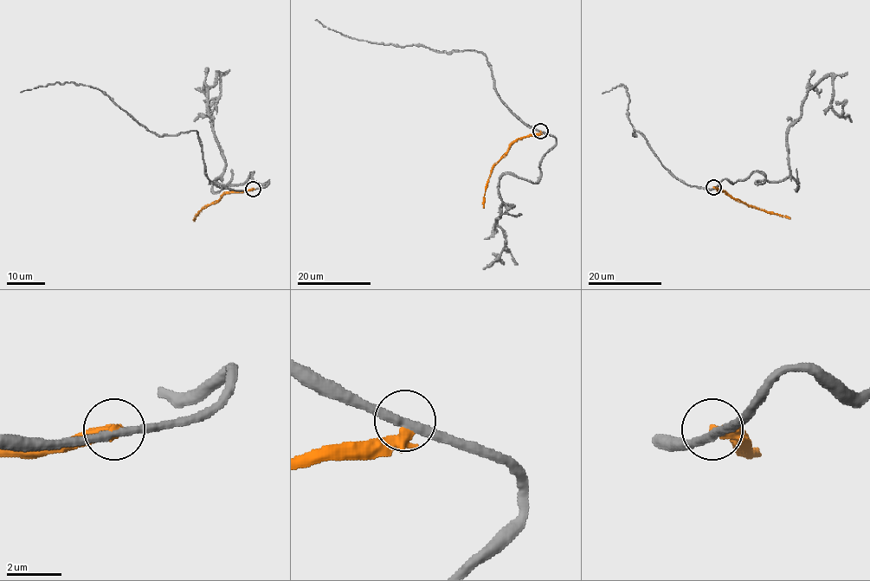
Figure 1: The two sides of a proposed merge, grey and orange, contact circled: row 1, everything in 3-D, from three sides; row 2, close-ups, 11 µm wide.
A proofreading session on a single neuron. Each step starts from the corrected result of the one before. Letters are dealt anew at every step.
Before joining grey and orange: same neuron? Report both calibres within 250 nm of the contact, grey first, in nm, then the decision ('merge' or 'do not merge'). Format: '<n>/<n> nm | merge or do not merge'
320/420 nm | do not merge

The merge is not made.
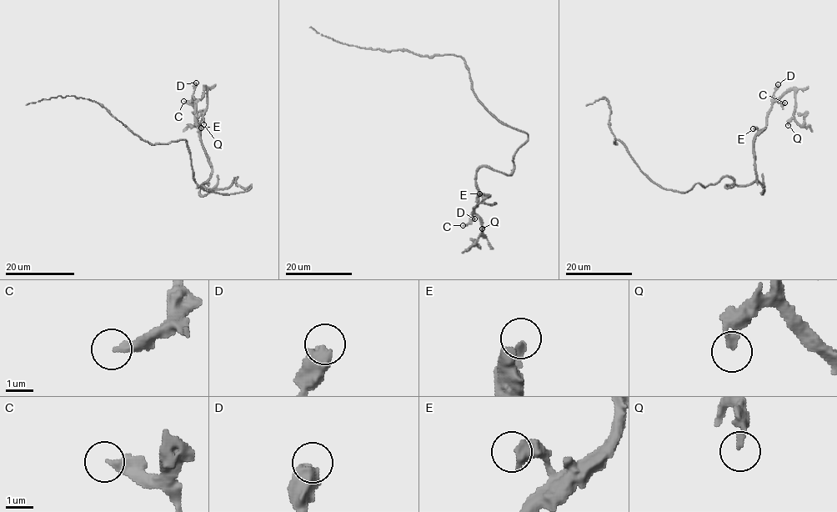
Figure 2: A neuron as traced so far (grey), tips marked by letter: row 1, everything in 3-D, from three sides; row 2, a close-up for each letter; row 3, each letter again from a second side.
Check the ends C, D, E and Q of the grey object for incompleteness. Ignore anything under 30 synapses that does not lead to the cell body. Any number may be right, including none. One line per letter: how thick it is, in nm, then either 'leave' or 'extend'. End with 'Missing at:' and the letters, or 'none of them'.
C: 320 nm | leave
D: 600 nm | leave
E: 440 nm | leave
Q: 170 nm | leave
Missing at: none of them

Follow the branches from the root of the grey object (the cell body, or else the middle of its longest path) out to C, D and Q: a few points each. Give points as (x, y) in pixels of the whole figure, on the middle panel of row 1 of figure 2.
C: (524, 133), (528, 140), (509, 174), (485, 166), (477, 172), (476, 188), (489, 195), (478, 196), (463, 225)
D: (524, 133), (528, 140), (509, 174), (485, 166), (477, 172), (476, 188), (489, 195), (478, 196), (474, 218)
Q: (524, 133), (509, 174), (477, 172), (476, 188), (489, 195), (474, 207), (482, 228)

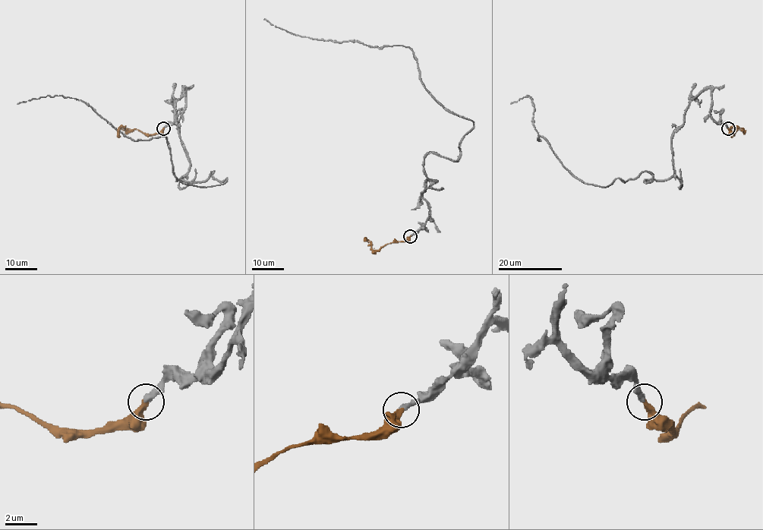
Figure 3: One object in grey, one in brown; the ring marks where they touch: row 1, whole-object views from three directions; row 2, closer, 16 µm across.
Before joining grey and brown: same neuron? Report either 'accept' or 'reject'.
accept

